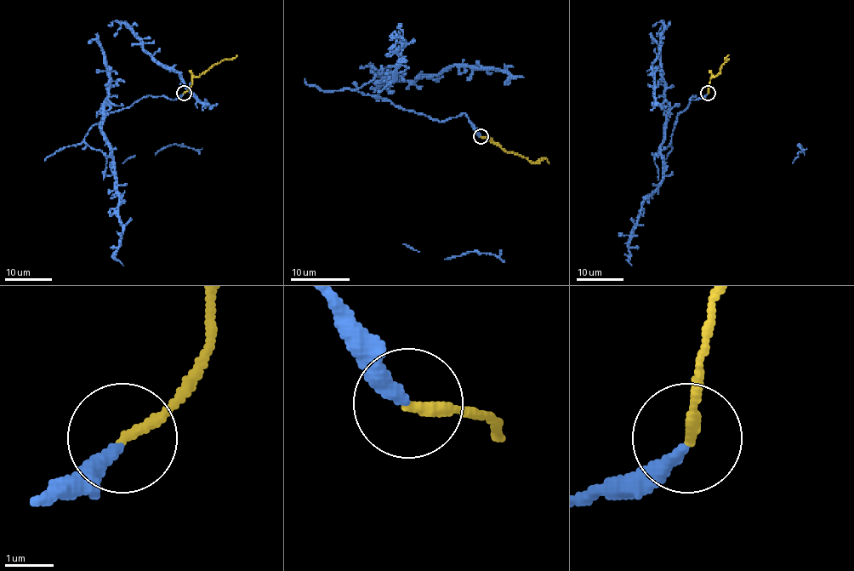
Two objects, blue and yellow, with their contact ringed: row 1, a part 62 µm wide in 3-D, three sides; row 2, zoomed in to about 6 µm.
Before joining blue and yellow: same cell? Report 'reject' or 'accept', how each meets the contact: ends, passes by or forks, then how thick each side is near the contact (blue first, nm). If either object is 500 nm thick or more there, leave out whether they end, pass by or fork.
accept; blue ends; yellow ends; calibres 280 and 220 nm

